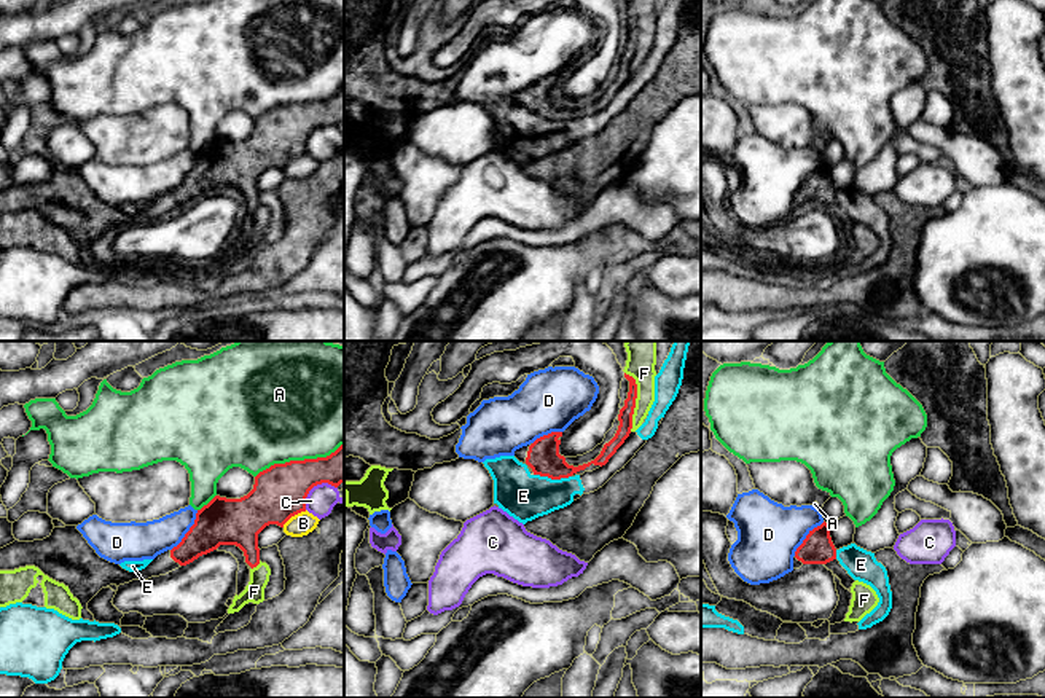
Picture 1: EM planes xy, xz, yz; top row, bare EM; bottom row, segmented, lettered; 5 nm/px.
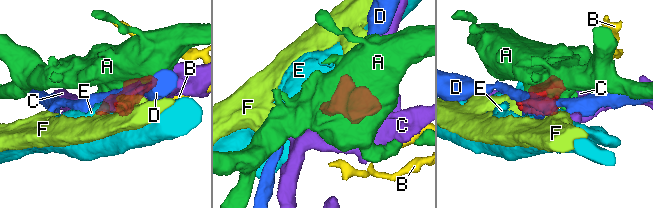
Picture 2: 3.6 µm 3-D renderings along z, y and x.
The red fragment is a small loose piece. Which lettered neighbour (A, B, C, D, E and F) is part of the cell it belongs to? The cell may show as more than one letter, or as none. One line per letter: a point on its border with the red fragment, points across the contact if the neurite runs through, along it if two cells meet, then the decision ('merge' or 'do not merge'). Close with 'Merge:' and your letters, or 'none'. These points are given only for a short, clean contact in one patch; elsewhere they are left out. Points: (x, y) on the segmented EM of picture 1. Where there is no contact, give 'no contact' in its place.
A: xy (298, 461) | do not merge
B: xy (293, 515) | along xy (306, 510), (293, 515), (282, 526) | do not merge
C: xy (314, 485) | along xy (336, 486), (317, 483), (309, 491), (305, 509) | do not merge
D: xy (188, 531) | do not merge
E: xz (553, 478) | along xz (534, 474), (551, 478), (571, 477) | do not merge
F: xz (634, 400) | do not merge
Merge: none

